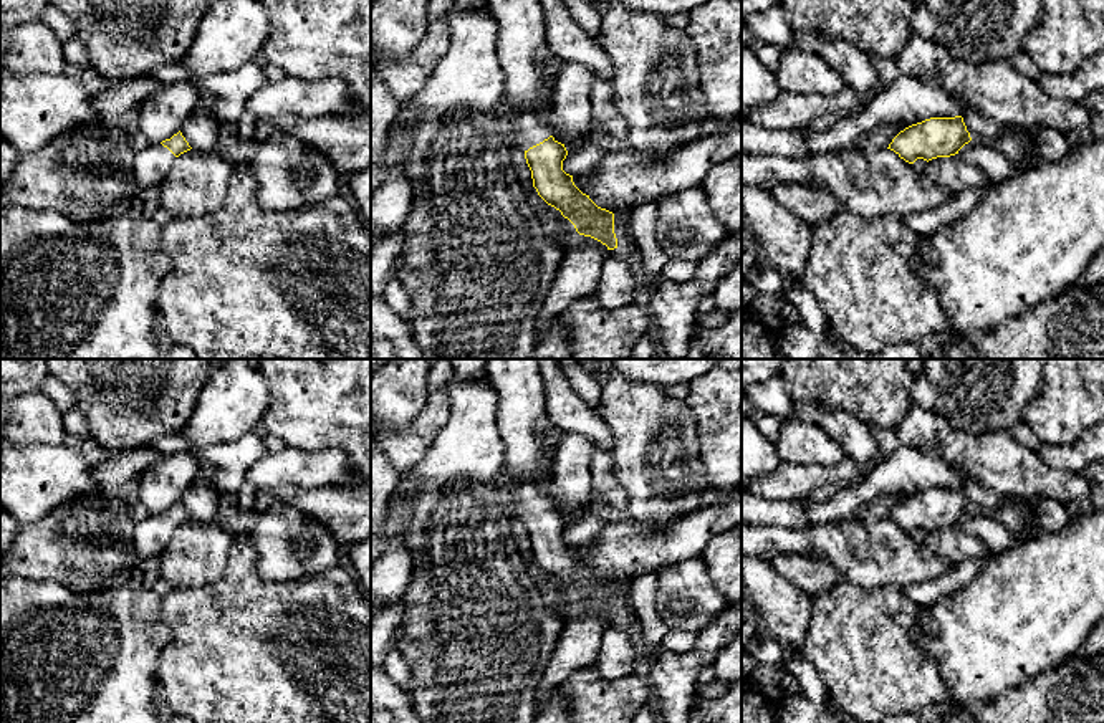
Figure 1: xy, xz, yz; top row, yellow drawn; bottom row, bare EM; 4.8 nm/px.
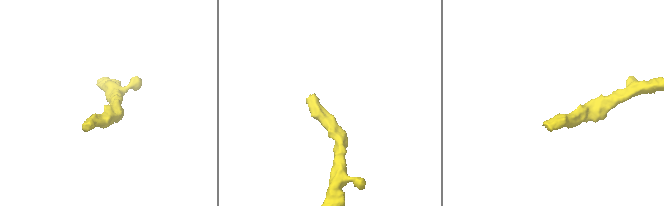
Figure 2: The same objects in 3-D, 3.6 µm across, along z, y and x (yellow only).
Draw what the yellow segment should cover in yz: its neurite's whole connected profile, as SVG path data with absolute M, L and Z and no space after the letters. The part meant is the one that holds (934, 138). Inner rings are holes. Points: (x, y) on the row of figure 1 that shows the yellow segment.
M962 116L930 117L900 131L887 149L914 164L917 159L932 160L950 157L972 141Z

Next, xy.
M179 131L170 139L152 144L134 152L134 175L139 190L161 185L167 177L174 160L192 147Z

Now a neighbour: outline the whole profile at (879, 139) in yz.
M882 124L877 131L866 134L857 144L846 151L881 151L887 149L892 139L904 131L905 124Z

